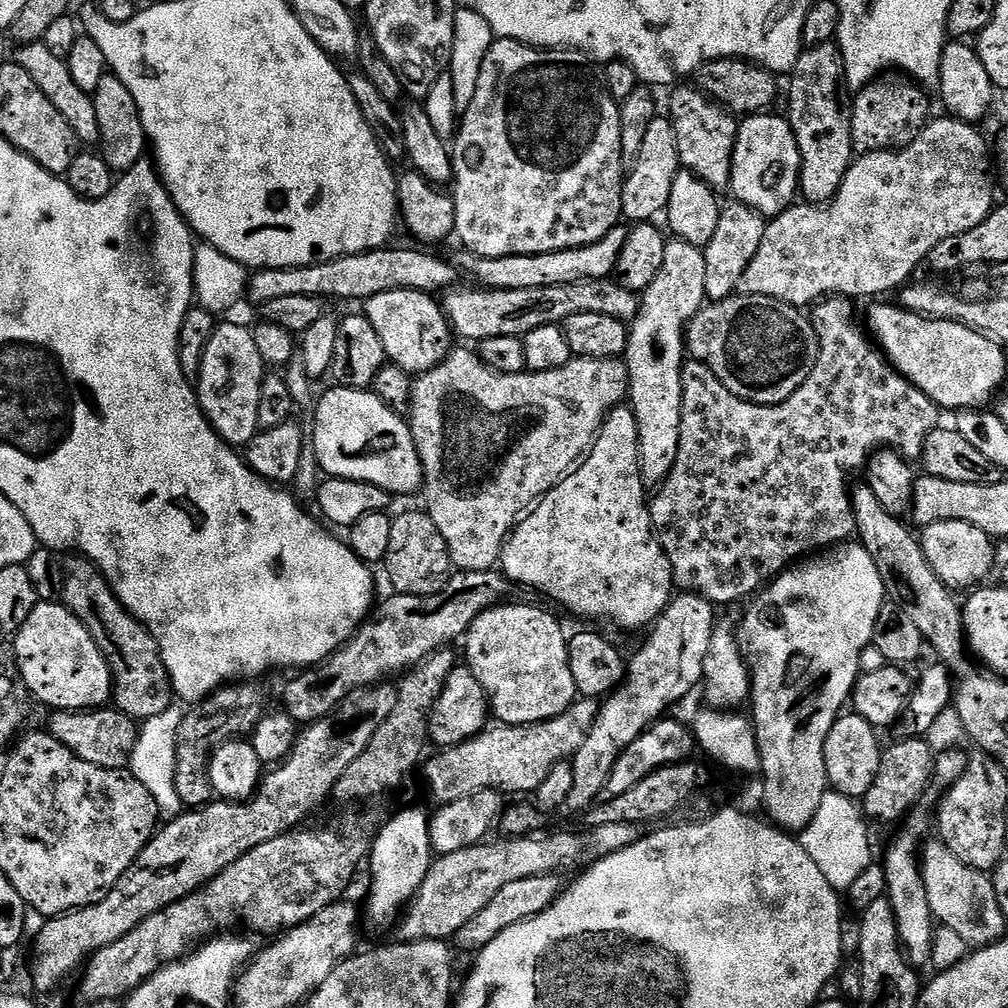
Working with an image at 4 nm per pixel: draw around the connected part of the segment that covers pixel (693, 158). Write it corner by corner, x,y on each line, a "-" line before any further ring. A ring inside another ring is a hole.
680,87
671,89
672,101
666,112
674,126
674,138
678,138
681,165
714,190
727,189
732,183
732,151
736,141
737,117
699,88

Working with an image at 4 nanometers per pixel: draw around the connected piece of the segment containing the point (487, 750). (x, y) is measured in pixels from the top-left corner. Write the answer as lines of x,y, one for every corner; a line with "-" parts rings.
578,698
565,712
549,720
534,722
533,724
502,724
485,727
484,731
473,736
471,740
463,740
461,744
429,755
423,761
424,780
428,783
428,792
436,799
437,805
453,804
458,798
466,798
478,790
493,788
495,792
511,794
511,792
528,792
535,794
546,780
546,774
558,764
571,761
572,755
586,742
590,730
596,721
598,704
592,698

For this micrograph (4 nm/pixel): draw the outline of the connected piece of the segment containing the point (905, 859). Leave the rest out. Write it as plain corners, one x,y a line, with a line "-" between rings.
912,814
907,817
906,825
908,824
908,829
906,829
905,832
889,846
888,853
882,857
882,863
884,865
884,873
886,874
886,882
888,883
886,899
888,905
892,908
894,918
896,919
896,929
900,935
901,945
909,961
911,961
913,965
921,966
920,964
927,965
931,958
934,935
934,917
930,910
930,898
926,898
926,882
920,873
920,860
917,856
917,853
919,853
922,848
922,839
920,840
920,835
922,835
927,828
930,828
930,820
929,817
927,820
924,816
916,815
917,814

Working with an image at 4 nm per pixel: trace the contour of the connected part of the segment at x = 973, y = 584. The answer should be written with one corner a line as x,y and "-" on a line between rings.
934,522
926,526
919,533
918,539
922,550
926,554
926,562
930,562
930,570
938,574
938,578
947,588
959,590
959,588
975,589
983,585
984,580
997,567
996,548
993,537
988,536
978,526
970,522

